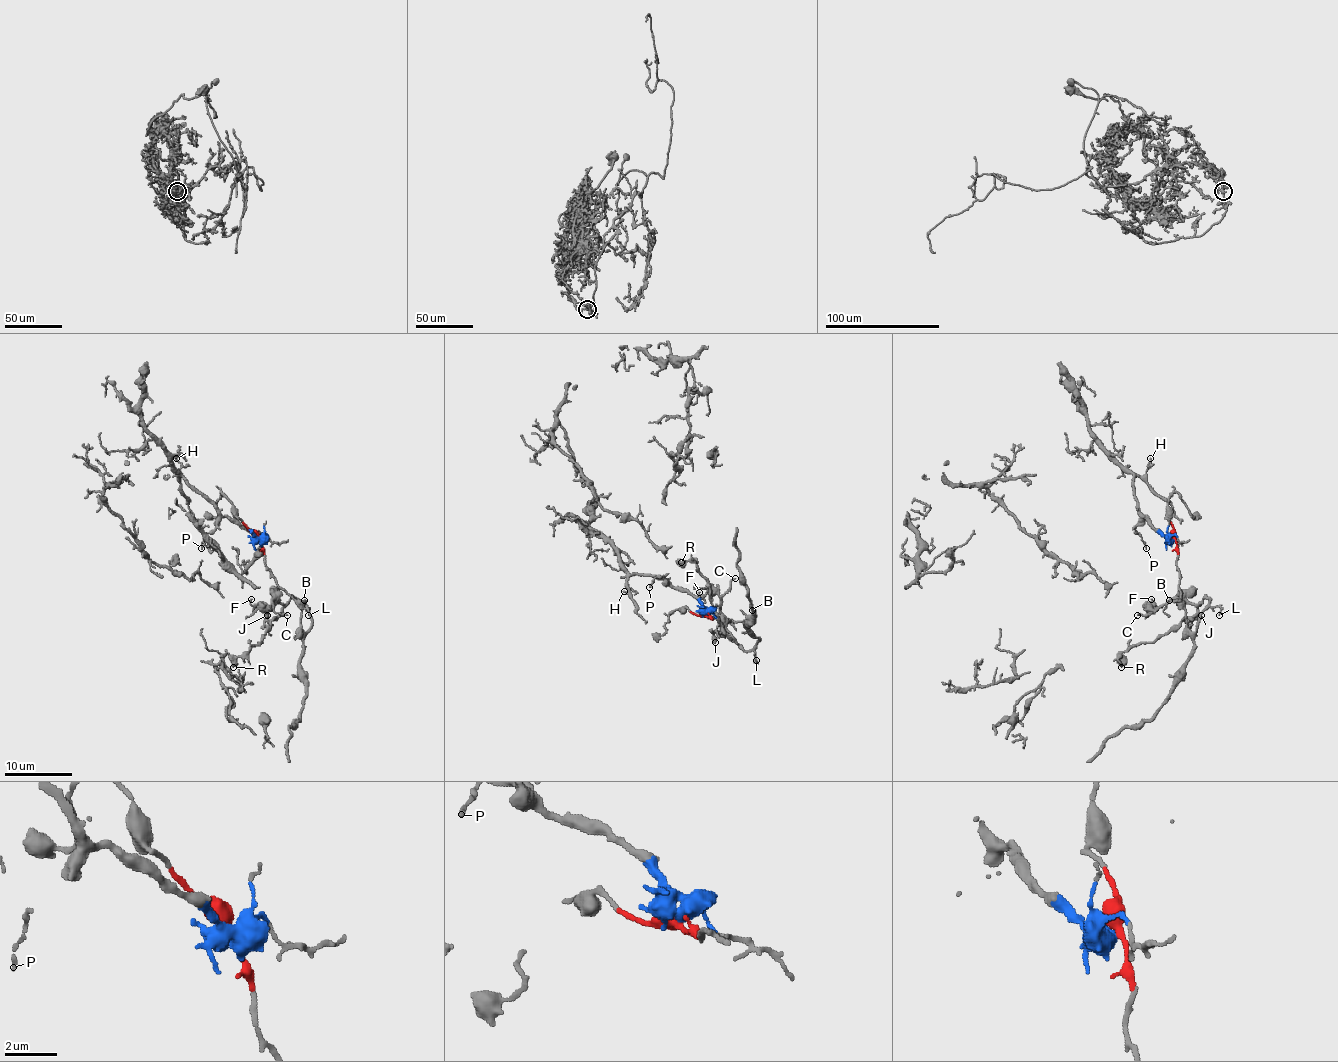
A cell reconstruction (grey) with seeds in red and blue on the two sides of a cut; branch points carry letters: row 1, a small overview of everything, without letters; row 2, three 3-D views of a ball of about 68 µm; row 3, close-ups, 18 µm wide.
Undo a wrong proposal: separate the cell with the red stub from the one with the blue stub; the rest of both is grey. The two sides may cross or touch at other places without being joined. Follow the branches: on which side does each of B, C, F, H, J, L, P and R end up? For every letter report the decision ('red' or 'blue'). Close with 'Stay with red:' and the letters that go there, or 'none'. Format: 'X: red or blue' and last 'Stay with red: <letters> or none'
B: red
C: red
F: red
H: blue
J: red
L: red
P: blue
R: red
Stay with red: B, C, F, J, L, R

